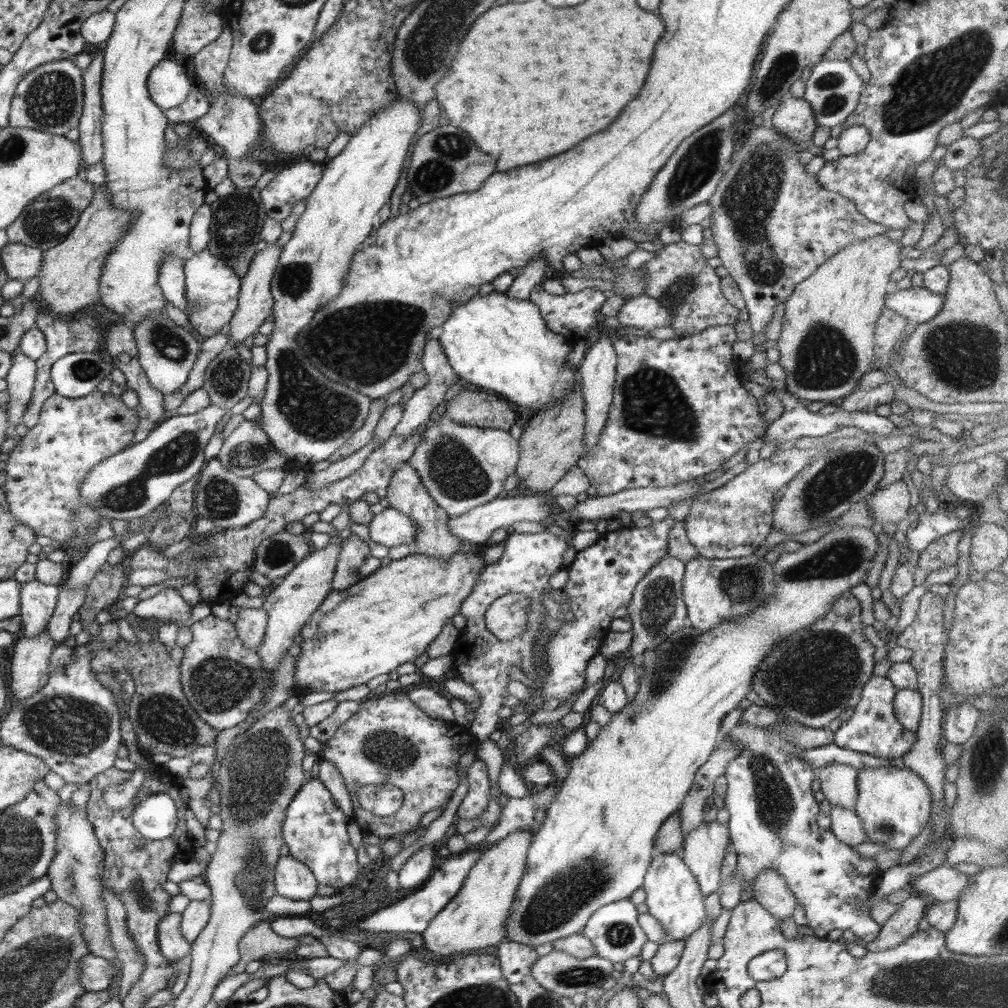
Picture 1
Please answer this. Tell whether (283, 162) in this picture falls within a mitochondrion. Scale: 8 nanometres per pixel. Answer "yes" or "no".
no

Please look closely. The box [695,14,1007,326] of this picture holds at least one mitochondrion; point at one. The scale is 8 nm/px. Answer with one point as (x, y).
(931, 88)

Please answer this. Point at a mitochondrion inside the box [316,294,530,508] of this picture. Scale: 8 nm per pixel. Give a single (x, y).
(457, 474)

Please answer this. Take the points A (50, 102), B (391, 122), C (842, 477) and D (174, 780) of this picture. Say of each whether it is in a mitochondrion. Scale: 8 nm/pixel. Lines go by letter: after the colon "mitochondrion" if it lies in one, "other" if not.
A: mitochondrion
B: other
C: mitochondrion
D: other

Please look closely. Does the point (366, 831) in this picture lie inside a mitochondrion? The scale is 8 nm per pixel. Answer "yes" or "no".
no

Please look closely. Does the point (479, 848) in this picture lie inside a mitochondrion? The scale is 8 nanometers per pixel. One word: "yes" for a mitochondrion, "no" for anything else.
no

